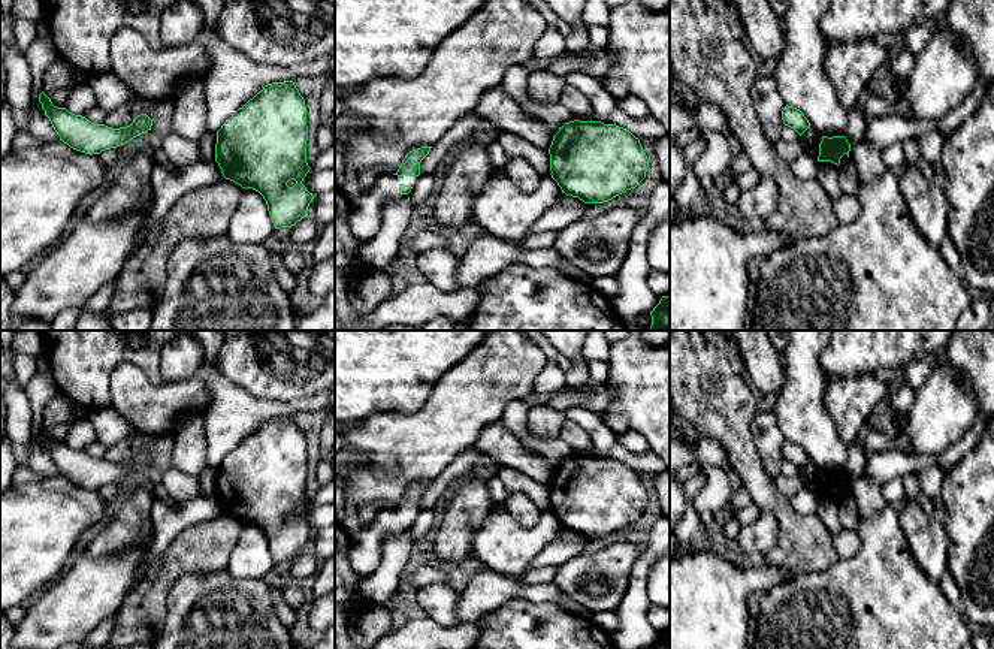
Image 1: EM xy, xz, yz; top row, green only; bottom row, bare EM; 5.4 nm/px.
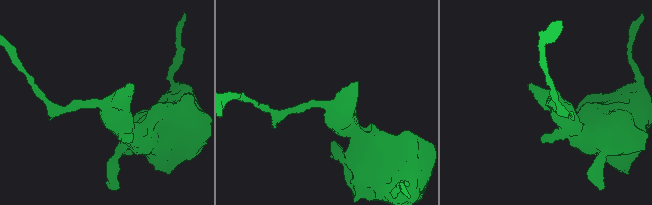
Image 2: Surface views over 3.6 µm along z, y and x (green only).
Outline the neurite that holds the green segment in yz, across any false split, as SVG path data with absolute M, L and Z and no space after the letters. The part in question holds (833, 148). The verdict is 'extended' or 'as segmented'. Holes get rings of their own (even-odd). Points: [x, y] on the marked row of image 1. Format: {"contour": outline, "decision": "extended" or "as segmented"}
{"contour": "M822 136L818 162L831 162L839 166L845 154L849 157L849 151L851 144L845 136Z", "decision": "as segmented"}

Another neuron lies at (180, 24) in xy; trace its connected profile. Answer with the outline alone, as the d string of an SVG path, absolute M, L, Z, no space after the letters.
M178 0L160 16L160 40L164 48L178 48L199 39L205 25L203 12L193 0Z

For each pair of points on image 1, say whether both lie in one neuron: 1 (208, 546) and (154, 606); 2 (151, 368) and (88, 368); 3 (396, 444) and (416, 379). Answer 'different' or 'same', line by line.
1: same
2: same
3: different

